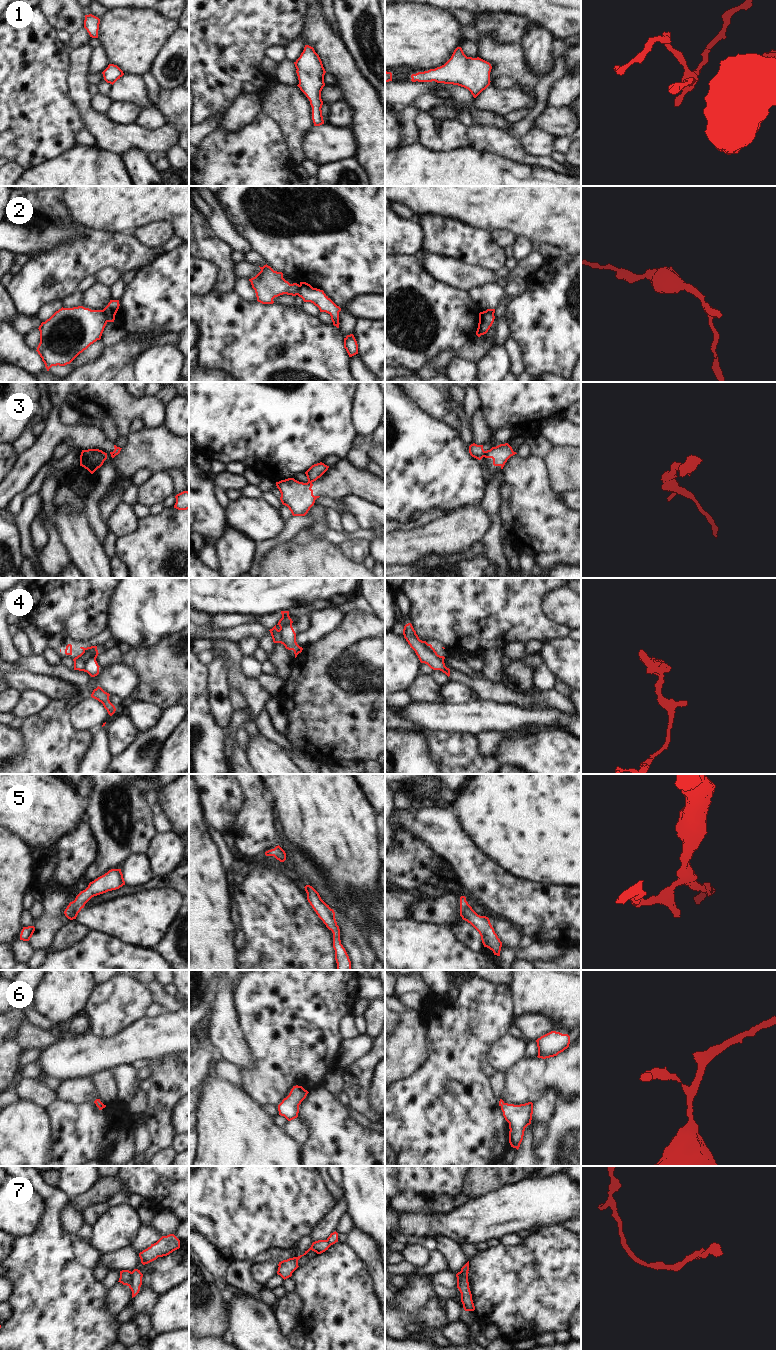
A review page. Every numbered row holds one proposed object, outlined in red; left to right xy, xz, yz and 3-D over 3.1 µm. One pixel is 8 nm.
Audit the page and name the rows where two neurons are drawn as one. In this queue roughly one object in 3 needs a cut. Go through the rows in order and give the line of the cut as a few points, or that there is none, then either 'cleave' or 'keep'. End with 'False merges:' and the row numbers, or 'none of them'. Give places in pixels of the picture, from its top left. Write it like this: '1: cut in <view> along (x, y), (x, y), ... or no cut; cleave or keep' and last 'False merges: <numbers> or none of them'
1: no cut; keep
2: cut in xy along (101, 310), (108, 321); cleave
3: cut in yz along (489, 450), (484, 456); cleave
4: no cut; keep
5: no cut; keep
6: no cut; keep
7: cut in xy along (132, 1272), (131, 1290); cleave
False merges: 2, 3, 7

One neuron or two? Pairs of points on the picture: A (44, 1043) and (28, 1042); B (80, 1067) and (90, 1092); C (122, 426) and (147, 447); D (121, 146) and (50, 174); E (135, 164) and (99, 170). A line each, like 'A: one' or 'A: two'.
A: one
B: two
C: two
D: two
E: two

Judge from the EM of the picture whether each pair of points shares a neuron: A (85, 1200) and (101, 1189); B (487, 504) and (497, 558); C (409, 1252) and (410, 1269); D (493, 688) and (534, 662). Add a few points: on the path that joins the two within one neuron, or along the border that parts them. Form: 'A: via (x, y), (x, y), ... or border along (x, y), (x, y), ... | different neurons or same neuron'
A: via (89, 1197), (97, 1193) | same neuron
B: via (495, 517), (495, 545) | same neuron
C: border along (430, 1252), (424, 1265), (414, 1265), (405, 1259) | different neurons
D: border along (502, 682), (512, 690), (523, 693) | different neurons

